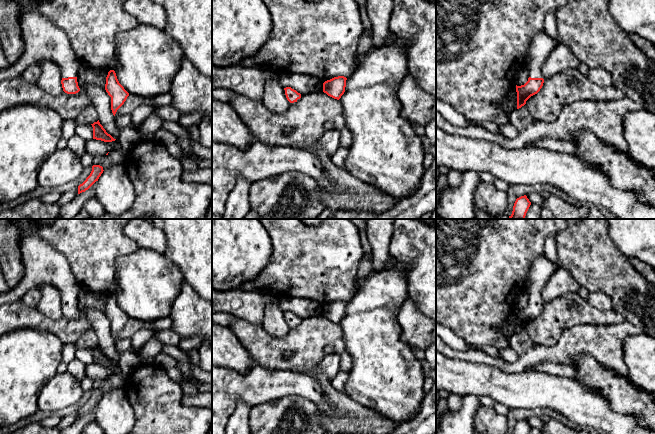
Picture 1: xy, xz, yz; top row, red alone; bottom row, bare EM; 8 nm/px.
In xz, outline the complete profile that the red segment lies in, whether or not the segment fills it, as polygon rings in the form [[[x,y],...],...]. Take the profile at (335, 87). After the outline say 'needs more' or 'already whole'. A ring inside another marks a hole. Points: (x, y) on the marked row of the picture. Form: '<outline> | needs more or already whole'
[[[344,76],[334,77],[323,83],[323,92],[328,96],[339,100],[345,92],[347,78]]] | already whole

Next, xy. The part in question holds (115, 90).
[[[110,70],[106,77],[105,90],[111,97],[111,110],[115,116],[117,110],[124,104],[129,93],[119,83],[114,70]]] | already whole

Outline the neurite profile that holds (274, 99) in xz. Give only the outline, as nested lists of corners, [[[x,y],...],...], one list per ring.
[[[263,68],[271,74],[277,74],[277,78],[267,79],[264,86],[262,103],[275,114],[285,114],[291,103],[287,100],[285,90],[279,82],[279,76],[283,73],[276,68]]]

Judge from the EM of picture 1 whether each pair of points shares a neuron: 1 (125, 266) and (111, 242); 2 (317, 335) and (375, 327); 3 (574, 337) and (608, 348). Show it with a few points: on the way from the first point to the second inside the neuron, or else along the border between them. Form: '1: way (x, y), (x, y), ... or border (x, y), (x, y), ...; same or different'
1: border (139, 246), (116, 258), (115, 279); different
2: border (338, 324), (342, 331), (345, 350); different
3: way (582, 339), (600, 341); same

